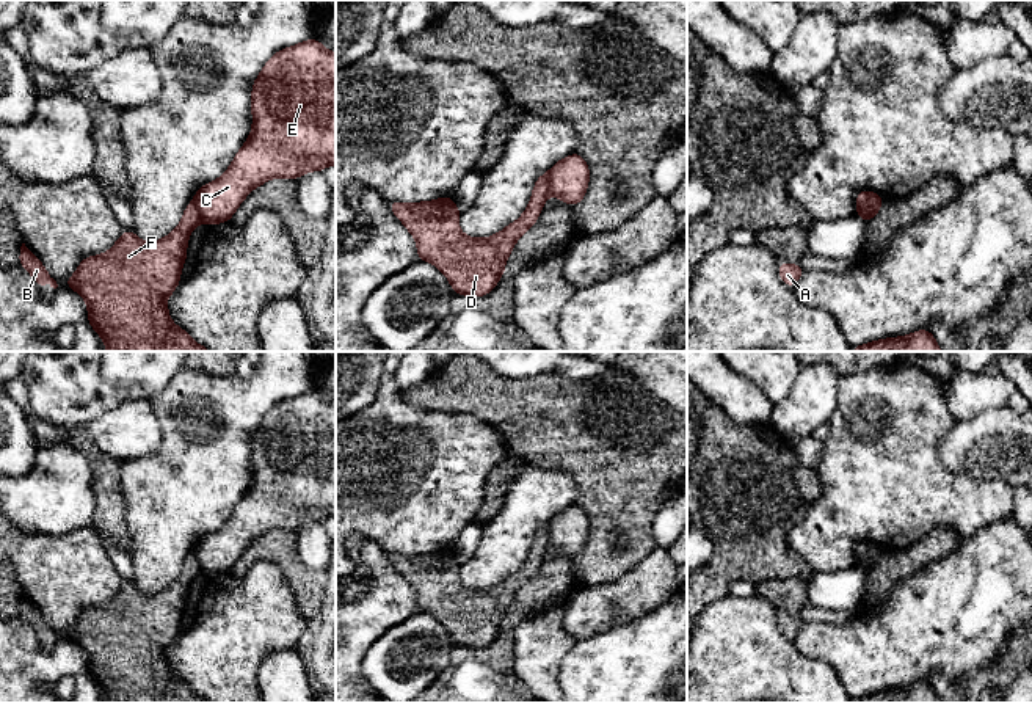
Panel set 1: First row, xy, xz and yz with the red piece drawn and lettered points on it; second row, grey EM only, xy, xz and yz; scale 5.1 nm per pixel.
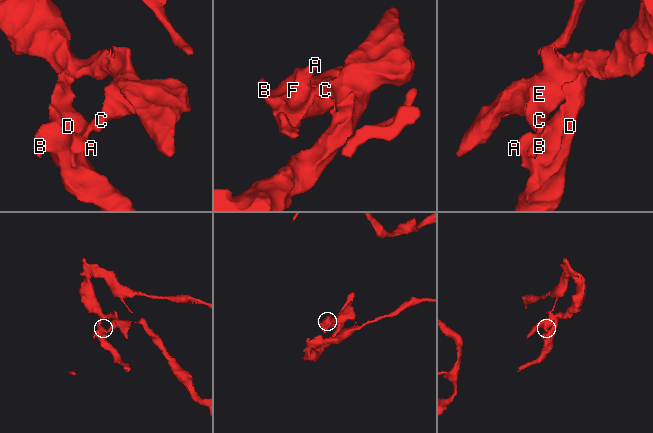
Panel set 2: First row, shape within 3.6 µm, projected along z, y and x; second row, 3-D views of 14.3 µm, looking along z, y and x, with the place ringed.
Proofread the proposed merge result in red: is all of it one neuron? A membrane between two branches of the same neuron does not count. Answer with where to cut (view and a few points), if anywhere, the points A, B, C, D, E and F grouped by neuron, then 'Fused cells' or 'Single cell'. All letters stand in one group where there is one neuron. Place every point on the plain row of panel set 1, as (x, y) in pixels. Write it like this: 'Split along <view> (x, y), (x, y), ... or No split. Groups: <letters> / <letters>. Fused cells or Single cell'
Split along yz (877, 560), (861, 560), (857, 565). Groups: A B D F / C E. Fused cells

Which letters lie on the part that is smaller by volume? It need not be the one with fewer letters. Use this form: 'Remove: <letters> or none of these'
Remove: A, B, D, F

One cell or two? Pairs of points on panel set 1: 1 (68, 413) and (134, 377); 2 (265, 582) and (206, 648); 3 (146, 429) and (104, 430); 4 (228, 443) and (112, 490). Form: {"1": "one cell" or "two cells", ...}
{"1": "one cell", "2": "one cell", "3": "one cell", "4": "two cells"}

